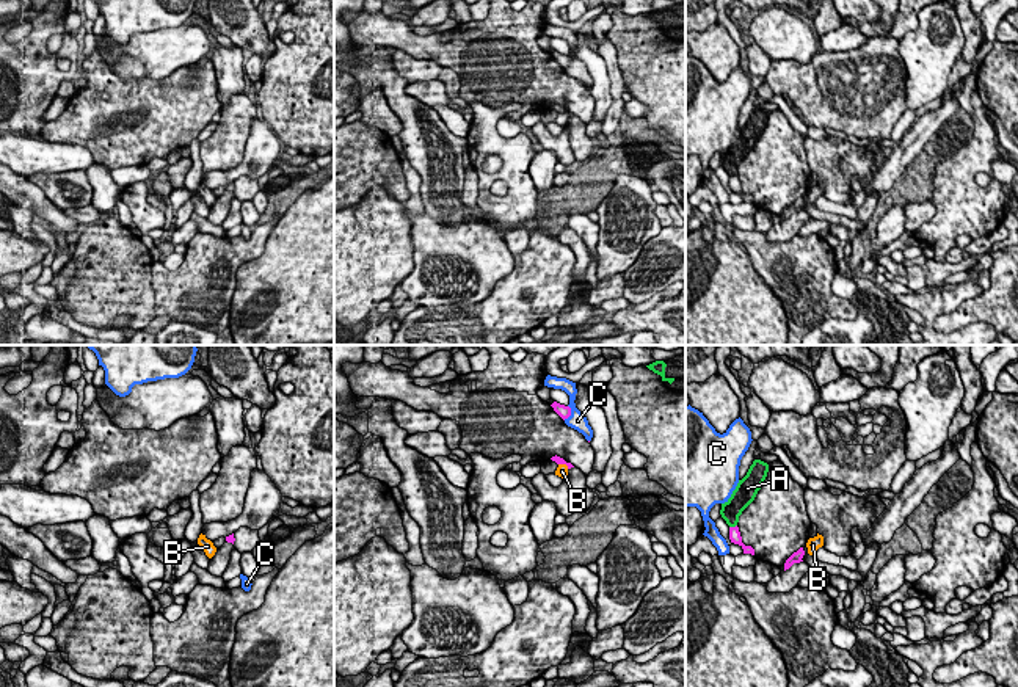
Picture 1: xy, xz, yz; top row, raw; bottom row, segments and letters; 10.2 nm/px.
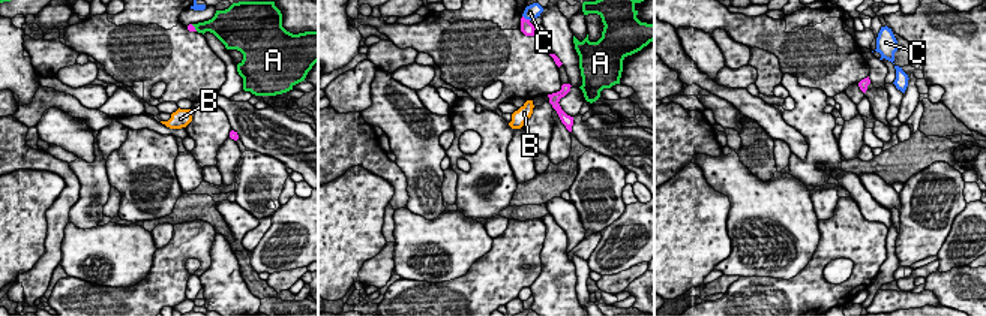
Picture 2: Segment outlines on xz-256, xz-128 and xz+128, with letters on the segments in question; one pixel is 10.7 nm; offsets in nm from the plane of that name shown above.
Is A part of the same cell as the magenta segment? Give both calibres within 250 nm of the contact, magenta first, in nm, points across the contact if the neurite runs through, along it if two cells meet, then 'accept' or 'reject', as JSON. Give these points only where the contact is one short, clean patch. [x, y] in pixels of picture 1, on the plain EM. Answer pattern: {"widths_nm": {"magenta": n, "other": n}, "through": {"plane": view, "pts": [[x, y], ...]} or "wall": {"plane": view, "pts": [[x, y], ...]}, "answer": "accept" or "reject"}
{"widths_nm": {"magenta": 130, "other": 200}, "wall": {"plane": "yz", "pts": [[736, 173], [730, 176]]}, "answer": "reject"}

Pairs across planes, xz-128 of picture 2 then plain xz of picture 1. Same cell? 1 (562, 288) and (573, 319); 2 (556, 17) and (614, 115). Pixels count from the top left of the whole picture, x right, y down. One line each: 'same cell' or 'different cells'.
1: same cell
2: different cells

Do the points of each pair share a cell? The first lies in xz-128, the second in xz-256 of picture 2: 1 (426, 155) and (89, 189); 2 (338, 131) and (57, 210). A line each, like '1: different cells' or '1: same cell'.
1: same cell
2: same cell

